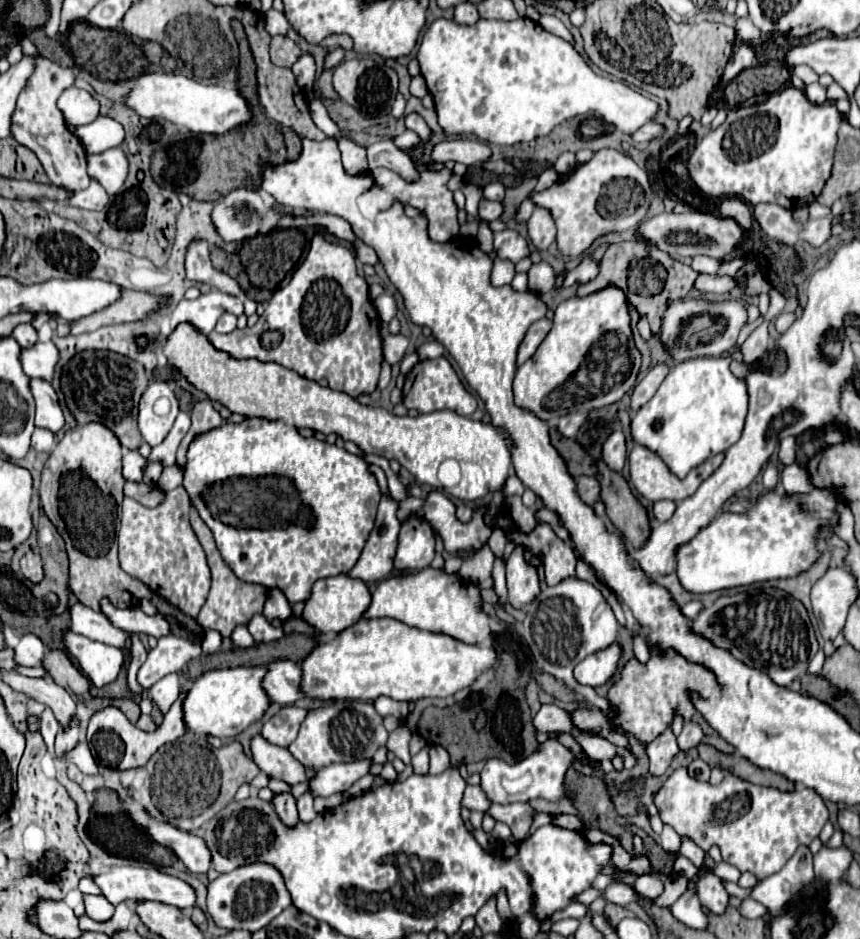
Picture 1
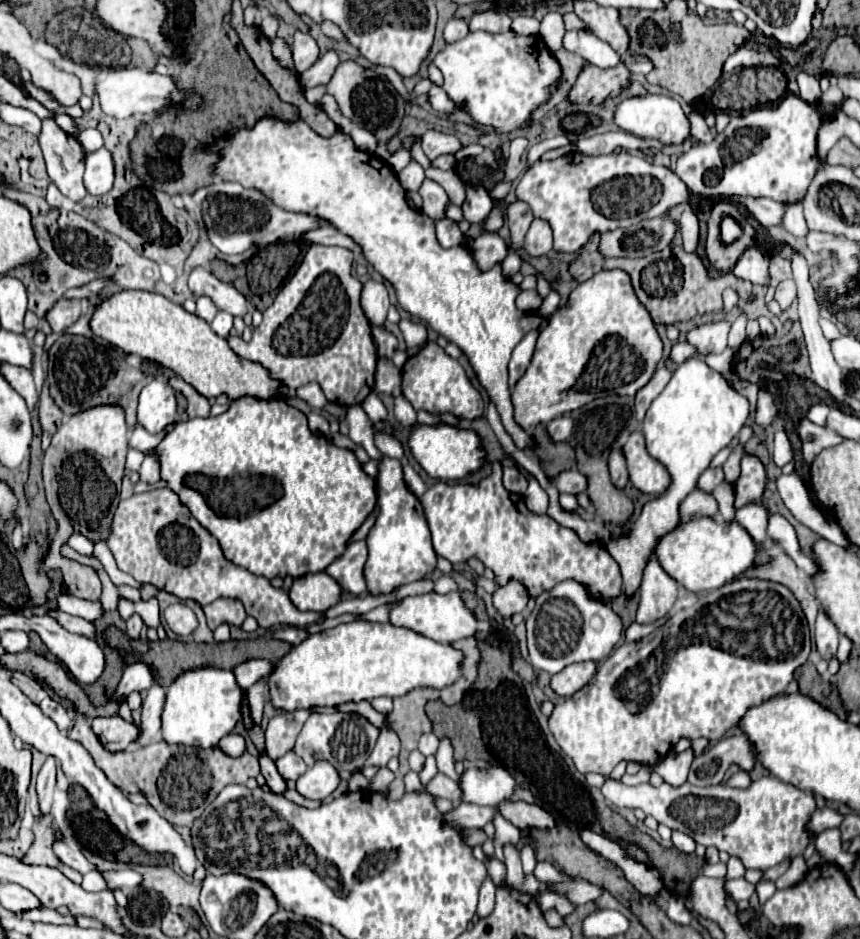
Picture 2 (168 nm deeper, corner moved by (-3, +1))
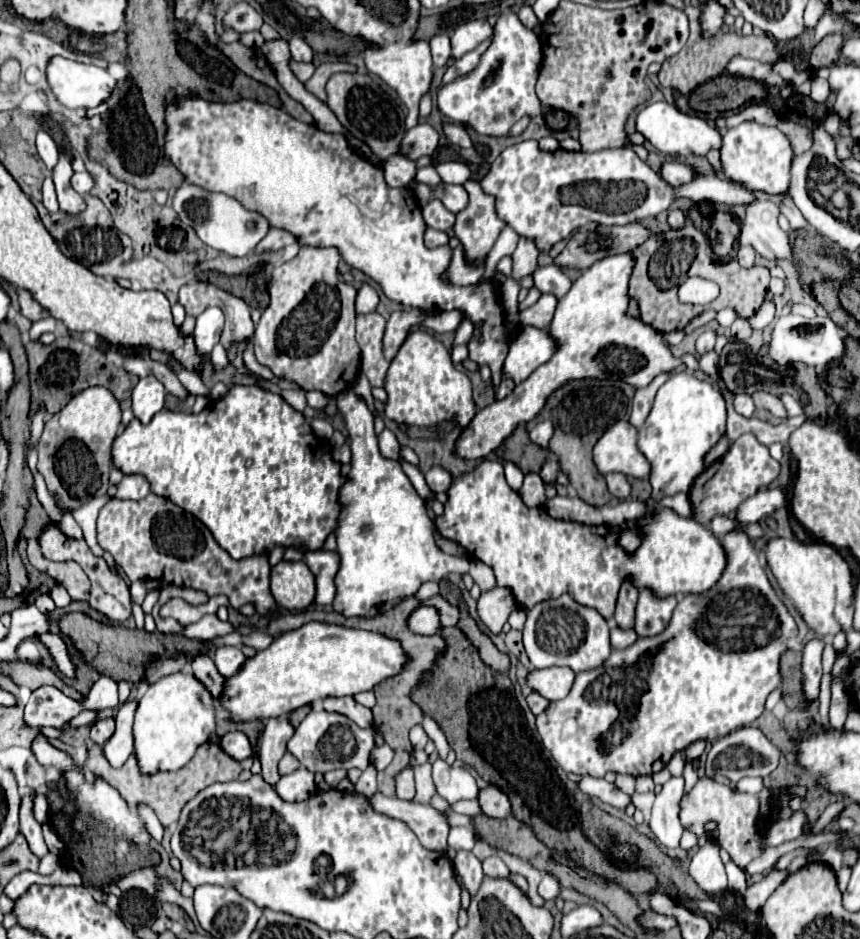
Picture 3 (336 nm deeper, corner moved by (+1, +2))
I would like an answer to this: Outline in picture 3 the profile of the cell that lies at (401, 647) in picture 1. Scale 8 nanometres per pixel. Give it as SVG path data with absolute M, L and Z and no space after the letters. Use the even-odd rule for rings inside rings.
M312 621L276 637L268 649L246 659L244 669L226 679L220 703L230 711L234 721L282 717L318 699L372 691L374 685L402 673L408 661L410 655L398 639L374 631Z

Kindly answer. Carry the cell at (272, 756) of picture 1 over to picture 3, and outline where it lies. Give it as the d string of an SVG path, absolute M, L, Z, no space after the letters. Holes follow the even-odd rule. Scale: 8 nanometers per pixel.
M286 753L282 759L280 759L280 775L288 775L292 771L296 771L300 765L298 765L298 759L292 755L292 753Z

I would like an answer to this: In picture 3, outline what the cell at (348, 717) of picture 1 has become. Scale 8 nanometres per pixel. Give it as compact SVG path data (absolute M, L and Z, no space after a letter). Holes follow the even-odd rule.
M312 707L304 721L296 727L294 737L288 741L288 751L310 771L326 773L332 769L366 769L370 751L374 747L374 731L362 729L340 713L328 713L322 707Z

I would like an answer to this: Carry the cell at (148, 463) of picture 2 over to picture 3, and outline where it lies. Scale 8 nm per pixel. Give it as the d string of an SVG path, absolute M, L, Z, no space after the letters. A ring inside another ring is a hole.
M124 475L118 483L118 499L142 499L150 493L150 483L142 475Z

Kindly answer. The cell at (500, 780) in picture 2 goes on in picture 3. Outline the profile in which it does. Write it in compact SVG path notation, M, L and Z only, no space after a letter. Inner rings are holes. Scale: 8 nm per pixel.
M438 759L432 767L432 777L438 795L442 795L450 805L464 799L478 799L478 783L466 767L448 767L446 761Z

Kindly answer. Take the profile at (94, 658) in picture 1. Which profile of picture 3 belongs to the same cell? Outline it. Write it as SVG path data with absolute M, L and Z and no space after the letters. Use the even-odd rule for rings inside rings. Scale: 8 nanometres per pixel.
M48 631L48 633L38 635L38 639L48 647L54 663L56 663L58 669L60 669L60 673L62 673L64 677L68 677L68 679L74 679L78 667L76 667L76 663L74 663L74 659L72 659L72 651L70 651L68 643L64 641L64 637Z

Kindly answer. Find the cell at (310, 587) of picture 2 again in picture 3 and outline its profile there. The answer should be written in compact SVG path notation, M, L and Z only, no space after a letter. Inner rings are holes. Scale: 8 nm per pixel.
M280 561L270 573L270 589L276 603L288 611L302 611L314 603L314 575L306 561Z

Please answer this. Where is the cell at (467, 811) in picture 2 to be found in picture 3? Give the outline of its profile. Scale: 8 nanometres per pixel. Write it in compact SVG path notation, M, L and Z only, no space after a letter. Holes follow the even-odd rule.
M382 793L372 795L370 805L378 813L408 823L408 827L416 833L426 849L446 851L446 837L450 831L446 811L438 811L432 805L402 801L398 797L386 797Z

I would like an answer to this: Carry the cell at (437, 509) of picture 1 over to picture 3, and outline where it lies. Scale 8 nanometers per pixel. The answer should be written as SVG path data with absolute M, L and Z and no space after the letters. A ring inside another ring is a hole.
M482 461L472 473L464 473L460 479L452 479L452 485L446 491L448 499L444 503L444 513L436 517L436 531L448 541L460 543L466 551L476 553L476 559L484 561L494 569L496 581L502 587L512 589L520 607L532 609L544 599L556 599L564 591L570 593L580 605L594 607L602 617L612 617L618 589L624 577L632 577L636 587L650 587L656 595L676 595L676 593L704 593L716 585L726 569L726 551L718 537L710 531L708 525L702 525L694 519L684 519L672 509L662 509L656 515L644 515L634 521L626 521L622 527L588 527L572 521L552 519L544 507L526 507L520 495L508 487L504 479L502 463ZM638 525L644 531L644 543L634 555L626 555L622 547L616 547L616 535L620 529Z

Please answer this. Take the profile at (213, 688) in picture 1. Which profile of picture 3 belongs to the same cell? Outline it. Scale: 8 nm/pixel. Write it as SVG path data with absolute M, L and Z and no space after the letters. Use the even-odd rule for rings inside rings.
M178 671L162 677L160 681L152 683L148 691L140 697L134 717L134 745L142 773L180 769L192 759L196 749L214 735L214 731L216 731L216 701L212 693L204 687L204 683L198 681L192 671Z

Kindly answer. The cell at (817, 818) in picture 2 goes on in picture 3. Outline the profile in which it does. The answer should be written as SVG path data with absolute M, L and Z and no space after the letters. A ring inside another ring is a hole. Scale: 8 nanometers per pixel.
M796 811L786 821L776 821L774 825L770 825L770 829L764 837L764 847L774 847L784 841L794 841L794 839L802 837L802 831L806 825L808 825L808 817L804 811Z

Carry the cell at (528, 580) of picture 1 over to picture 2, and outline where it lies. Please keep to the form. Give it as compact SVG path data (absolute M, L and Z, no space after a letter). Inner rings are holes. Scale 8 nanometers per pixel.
M508 582L492 594L492 604L502 618L512 618L526 608L528 598L528 590L520 582Z

